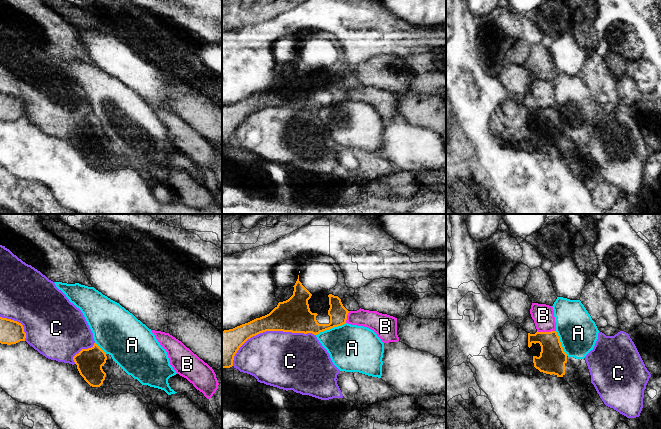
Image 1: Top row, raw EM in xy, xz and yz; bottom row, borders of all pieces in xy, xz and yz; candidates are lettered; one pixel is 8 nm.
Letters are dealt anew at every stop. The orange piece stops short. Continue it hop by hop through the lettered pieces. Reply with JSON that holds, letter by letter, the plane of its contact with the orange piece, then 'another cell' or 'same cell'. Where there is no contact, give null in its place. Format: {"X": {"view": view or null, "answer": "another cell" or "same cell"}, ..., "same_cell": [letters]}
{"A": {"view": "xz", "answer": "another cell"}, "B": {"view": "yz", "answer": "another cell"}, "C": {"view": "xz", "answer": "another cell"}, "same_cell": []}

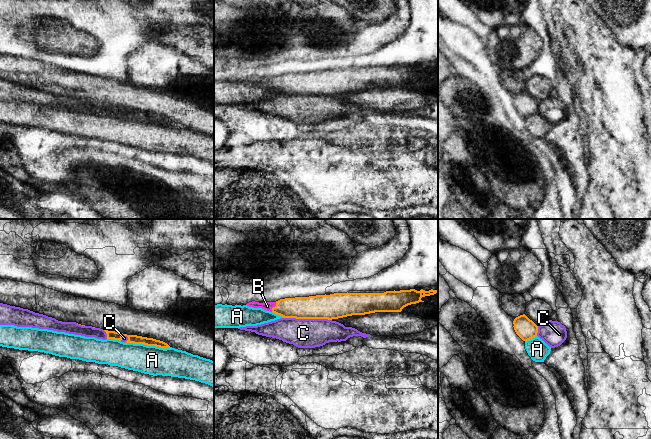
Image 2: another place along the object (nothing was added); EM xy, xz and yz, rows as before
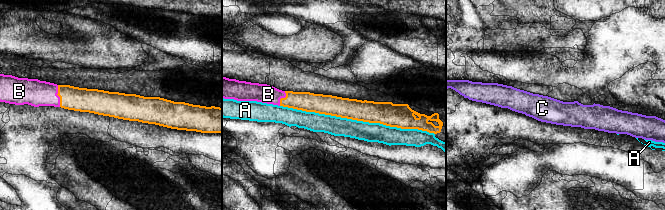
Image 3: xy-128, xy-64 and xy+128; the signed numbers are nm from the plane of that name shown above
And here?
{"A": {"view": "xy", "answer": "another cell"}, "B": {"view": "xz", "answer": "same cell"}, "C": {"view": "xz", "answer": "another cell"}, "same_cell": ["B"]}

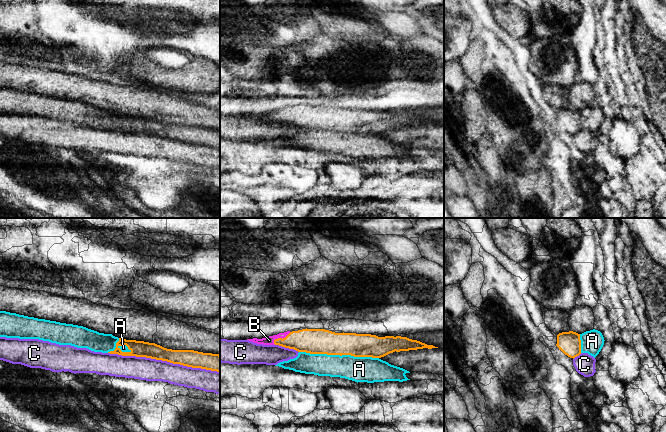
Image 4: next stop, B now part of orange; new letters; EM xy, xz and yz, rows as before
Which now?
{"A": {"view": "xz", "answer": "another cell"}, "B": {"view": "xz", "answer": "same cell"}, "C": {"view": "xy", "answer": "another cell"}, "same_cell": ["B"]}

